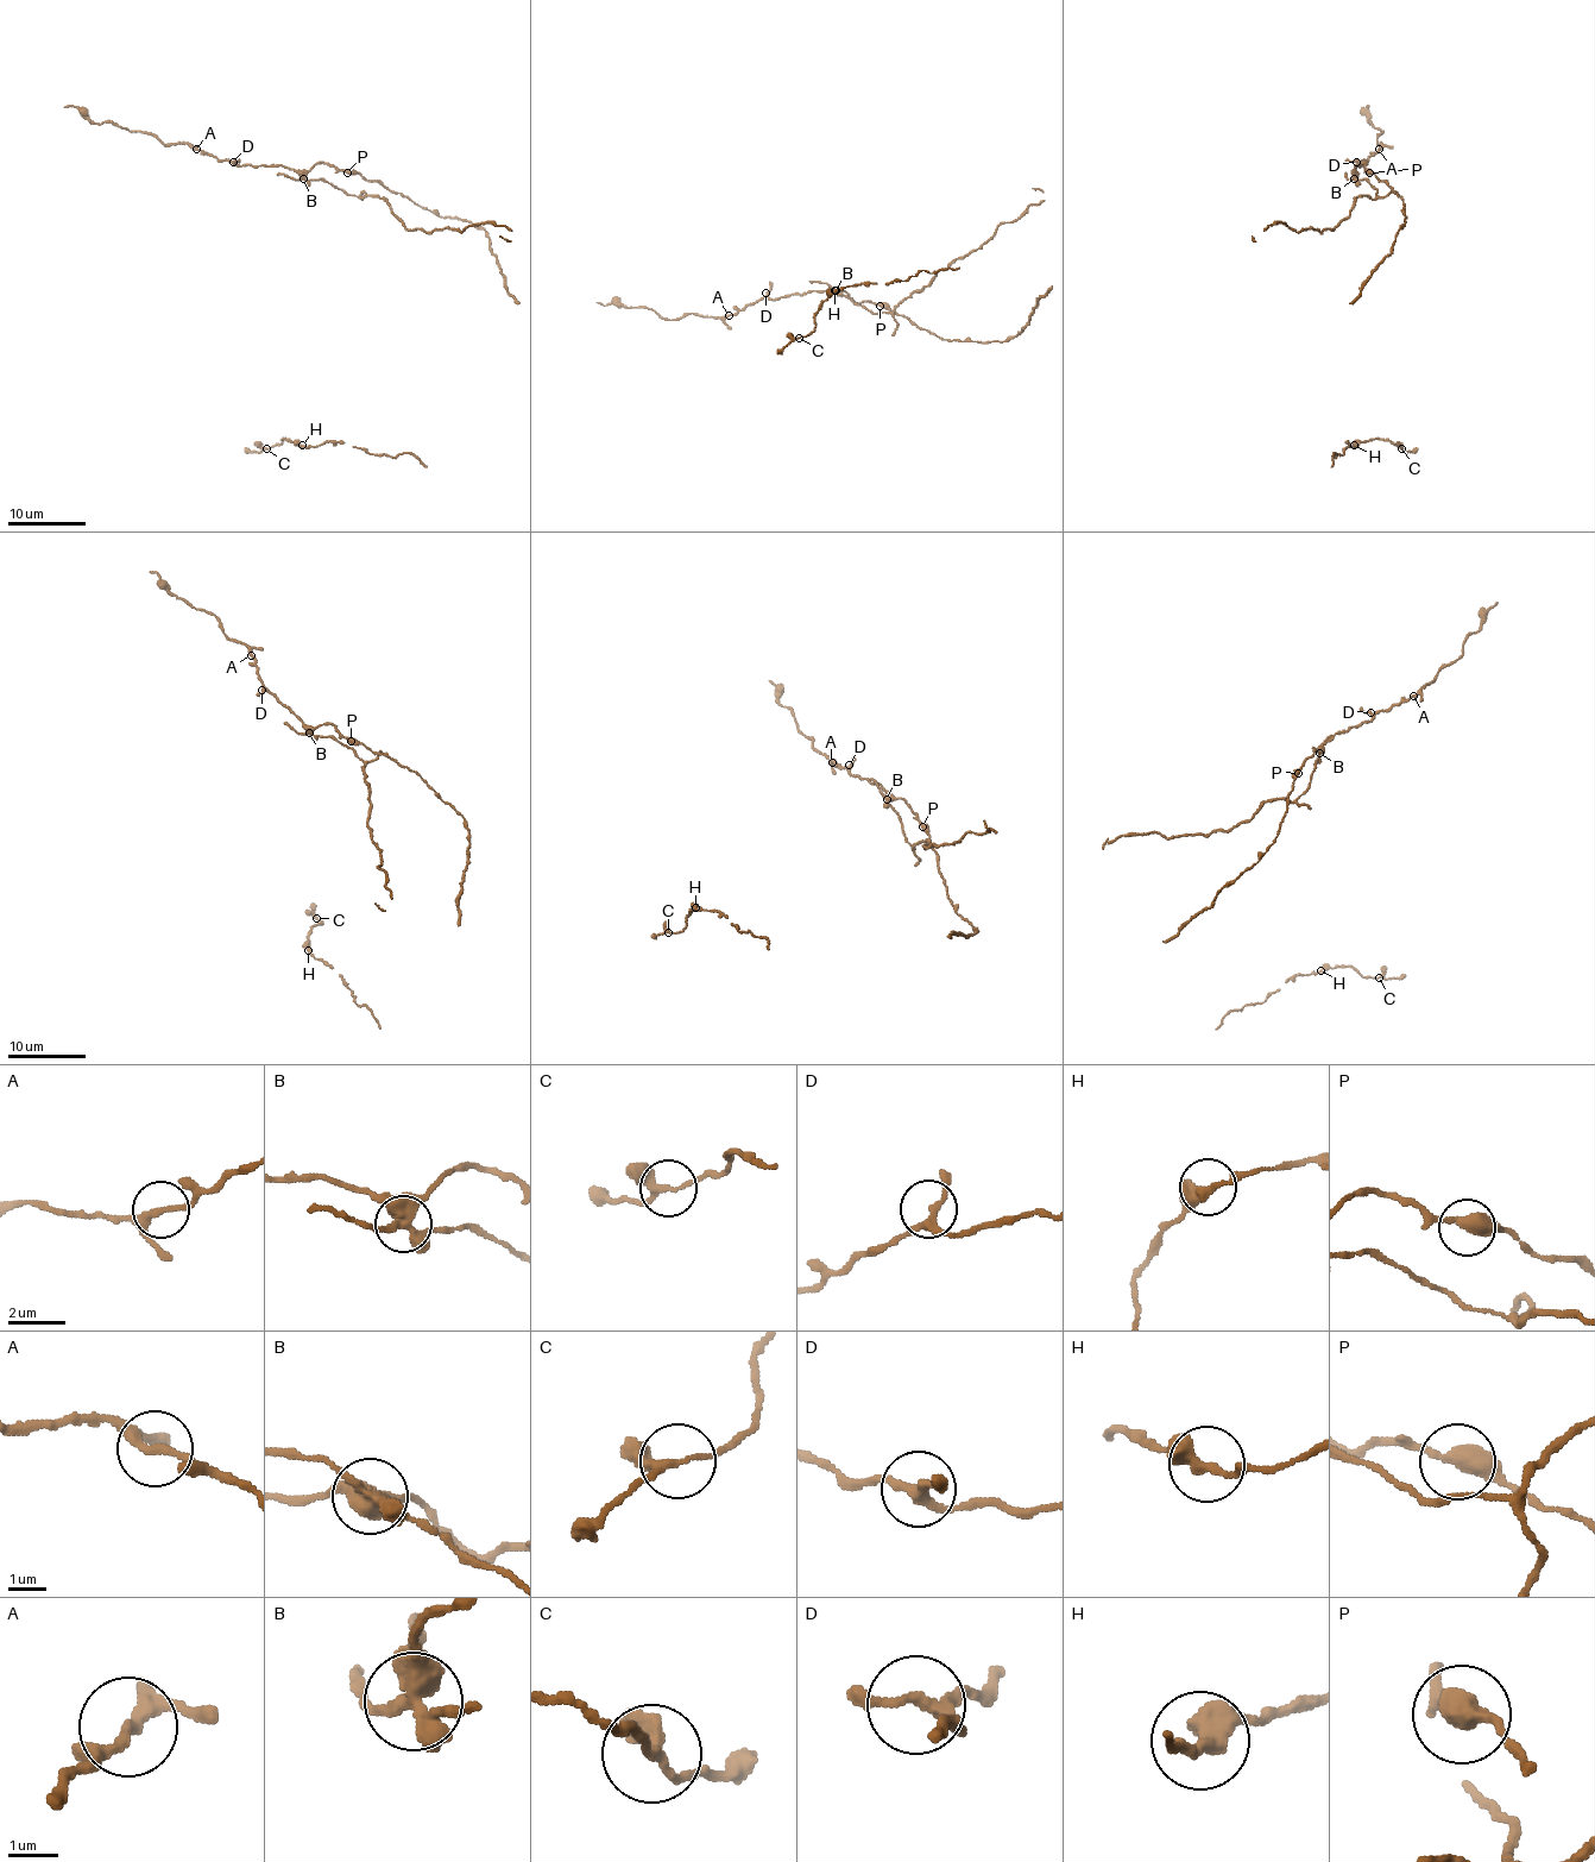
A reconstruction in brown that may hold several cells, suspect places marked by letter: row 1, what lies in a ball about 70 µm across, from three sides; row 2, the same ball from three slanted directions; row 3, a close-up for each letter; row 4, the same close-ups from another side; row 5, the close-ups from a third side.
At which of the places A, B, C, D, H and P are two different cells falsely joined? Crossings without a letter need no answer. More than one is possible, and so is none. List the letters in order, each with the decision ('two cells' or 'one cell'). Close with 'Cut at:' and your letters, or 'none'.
A: two cells
B: two cells
C: one cell
D: one cell
H: one cell
P: one cell
Cut at: A, B

